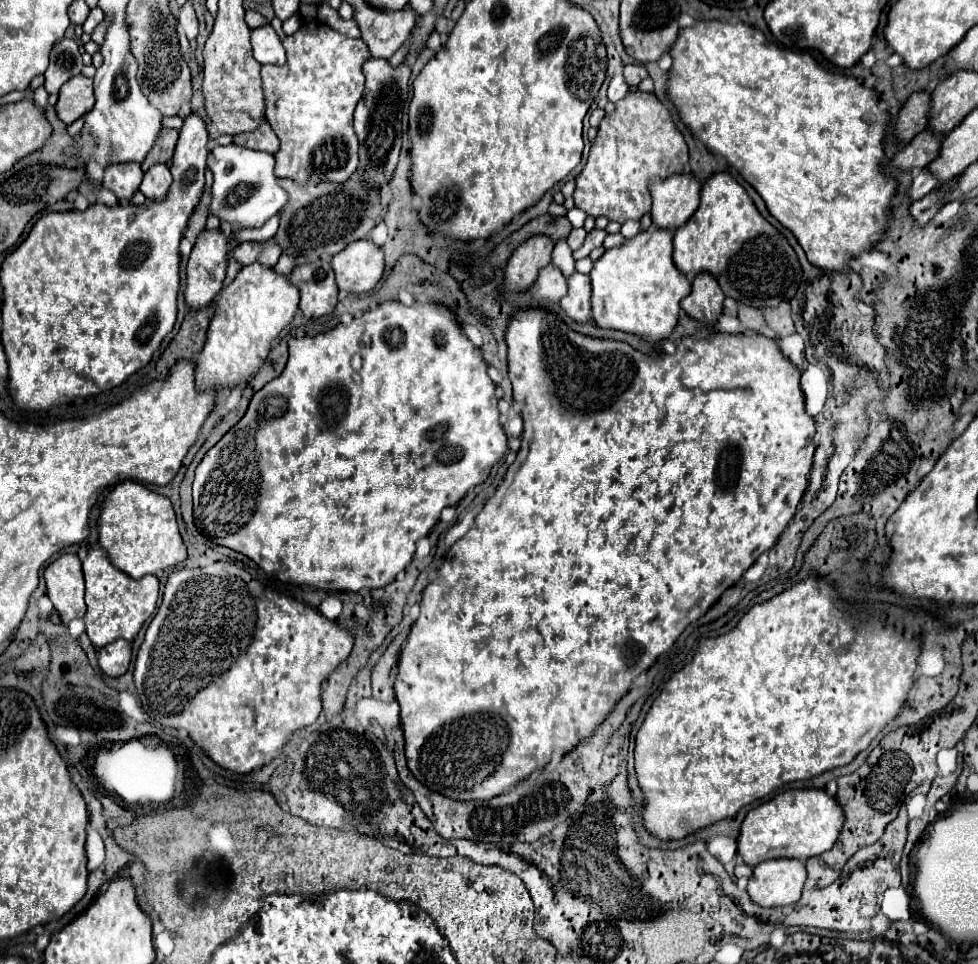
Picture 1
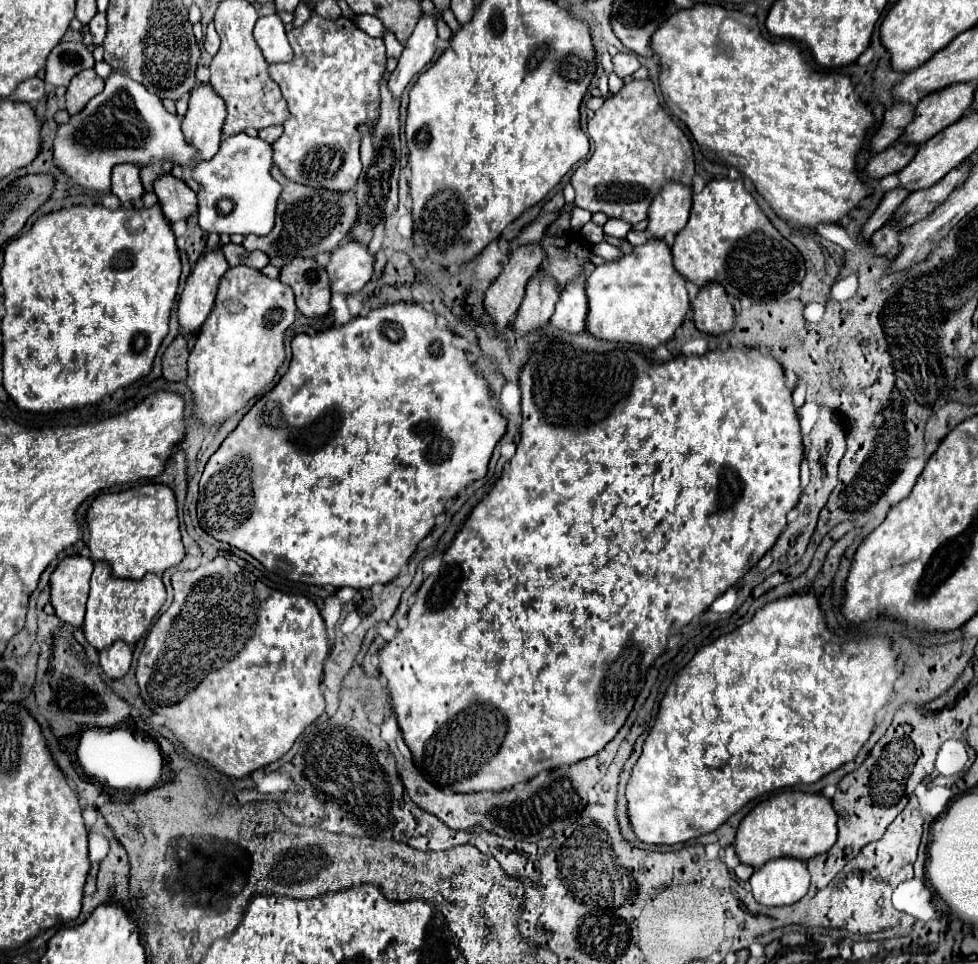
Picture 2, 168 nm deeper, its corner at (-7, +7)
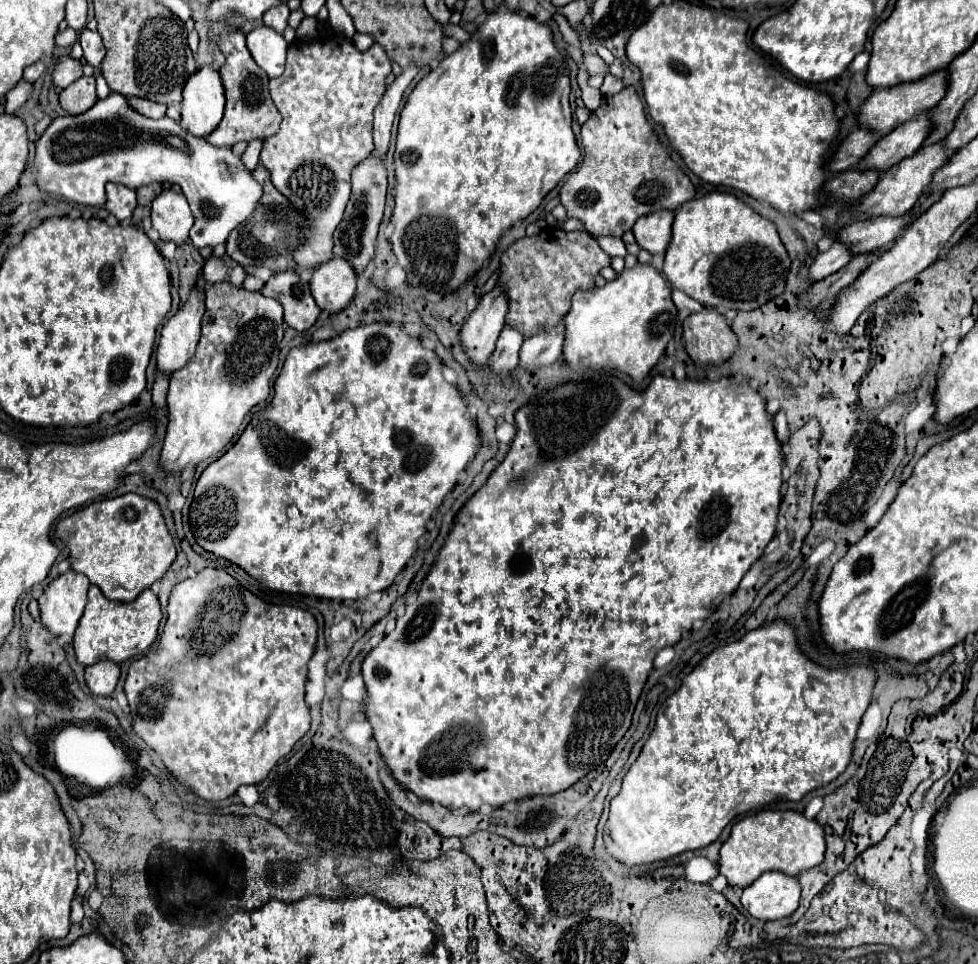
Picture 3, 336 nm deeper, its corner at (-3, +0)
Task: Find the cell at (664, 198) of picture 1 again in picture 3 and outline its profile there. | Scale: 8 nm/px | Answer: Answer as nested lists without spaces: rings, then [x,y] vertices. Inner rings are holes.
[[[655,211],[647,217],[641,217],[635,227],[635,239],[637,245],[651,255],[665,253],[669,241],[671,241],[671,225],[673,225],[673,213],[671,211]]]

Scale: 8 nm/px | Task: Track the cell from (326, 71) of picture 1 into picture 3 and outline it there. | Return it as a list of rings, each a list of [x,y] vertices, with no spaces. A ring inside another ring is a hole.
[[[345,37],[329,41],[295,41],[287,51],[287,69],[281,77],[269,79],[271,99],[283,115],[281,129],[263,139],[261,163],[269,169],[273,185],[281,195],[305,217],[305,243],[291,251],[295,271],[307,267],[319,267],[333,257],[333,231],[343,219],[345,205],[351,195],[351,171],[369,157],[371,153],[371,131],[373,131],[373,109],[381,101],[387,85],[385,77],[391,73],[391,61],[383,55],[379,45],[373,45],[365,53],[357,51]]]

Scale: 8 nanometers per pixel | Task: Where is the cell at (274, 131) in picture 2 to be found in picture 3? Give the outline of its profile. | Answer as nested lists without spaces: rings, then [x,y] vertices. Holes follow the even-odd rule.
[[[255,139],[255,141],[251,141],[249,145],[247,145],[247,149],[245,149],[245,153],[241,155],[241,161],[243,161],[243,165],[251,171],[257,163],[259,163],[259,153],[261,153],[261,139]]]

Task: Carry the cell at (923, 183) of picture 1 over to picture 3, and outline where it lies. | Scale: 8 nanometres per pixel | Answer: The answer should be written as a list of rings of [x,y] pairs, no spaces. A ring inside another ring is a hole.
[[[833,243],[829,251],[819,253],[817,259],[813,261],[813,265],[809,267],[809,281],[821,281],[827,275],[839,271],[841,267],[845,267],[851,261],[851,253],[849,247],[843,243]]]

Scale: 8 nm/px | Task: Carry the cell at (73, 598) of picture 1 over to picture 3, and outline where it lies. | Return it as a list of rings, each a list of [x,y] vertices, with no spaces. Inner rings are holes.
[[[67,571],[53,579],[39,597],[41,625],[53,635],[73,635],[87,605],[89,579]]]

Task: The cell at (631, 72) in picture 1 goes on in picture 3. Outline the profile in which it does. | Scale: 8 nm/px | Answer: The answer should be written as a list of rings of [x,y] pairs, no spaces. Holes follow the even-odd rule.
[[[583,55],[581,65],[585,67],[585,71],[587,71],[589,75],[595,75],[595,73],[607,75],[607,65],[603,63],[603,59],[601,59],[599,55]]]

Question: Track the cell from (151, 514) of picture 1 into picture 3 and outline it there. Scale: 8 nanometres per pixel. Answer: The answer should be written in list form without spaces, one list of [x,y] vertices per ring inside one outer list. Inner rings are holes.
[[[125,493],[113,499],[93,501],[85,505],[73,515],[63,517],[55,527],[55,535],[59,541],[63,541],[69,547],[71,569],[75,573],[83,573],[111,601],[133,601],[143,589],[151,587],[155,581],[159,581],[165,575],[165,571],[175,561],[175,553],[177,553],[173,539],[165,527],[159,505],[135,493]]]

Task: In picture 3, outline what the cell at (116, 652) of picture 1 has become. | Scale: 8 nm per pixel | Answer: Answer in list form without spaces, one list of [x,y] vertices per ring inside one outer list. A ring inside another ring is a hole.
[[[99,661],[85,669],[85,683],[97,697],[109,697],[119,679],[119,665],[113,661]]]

